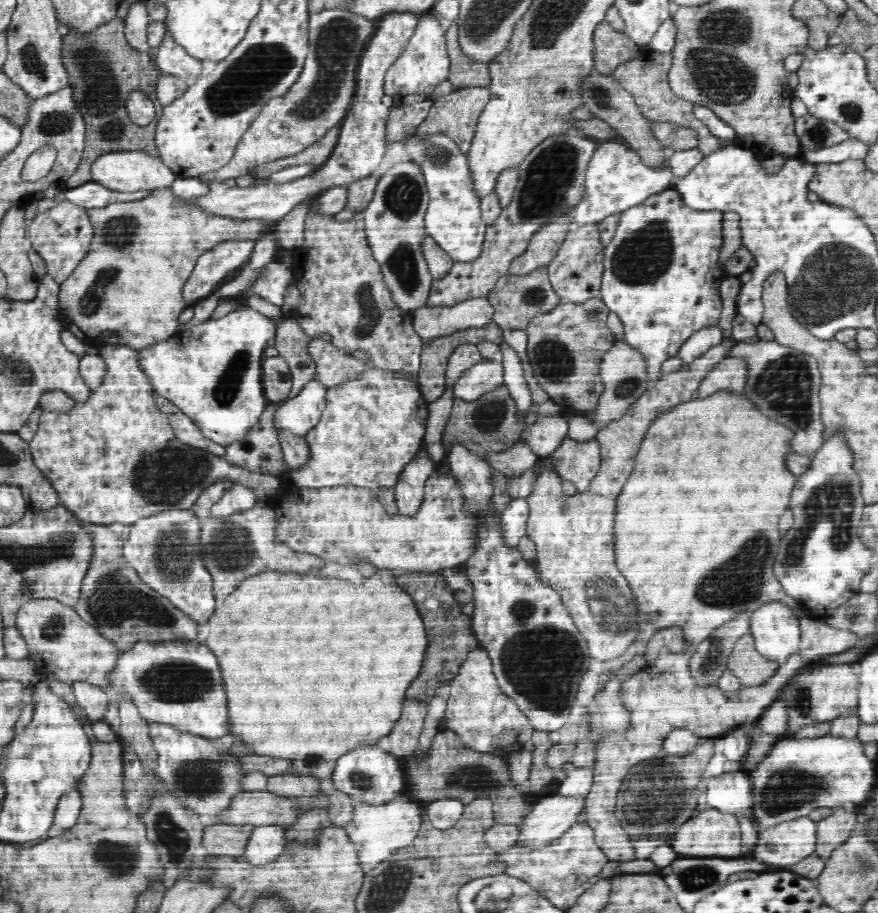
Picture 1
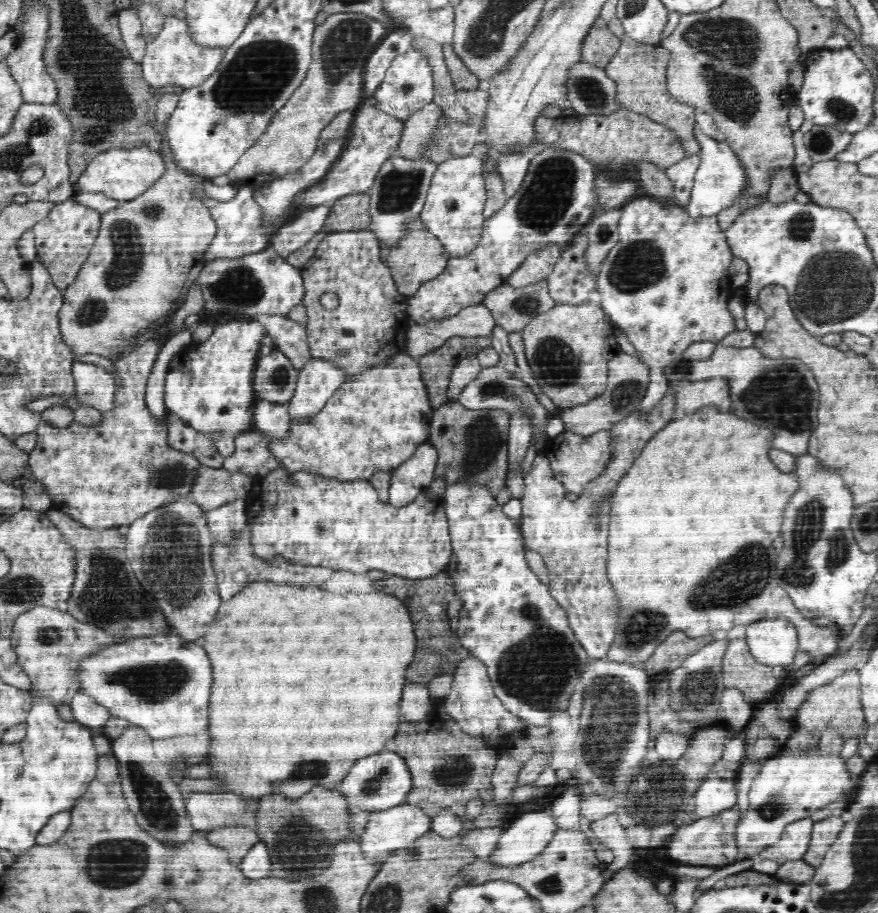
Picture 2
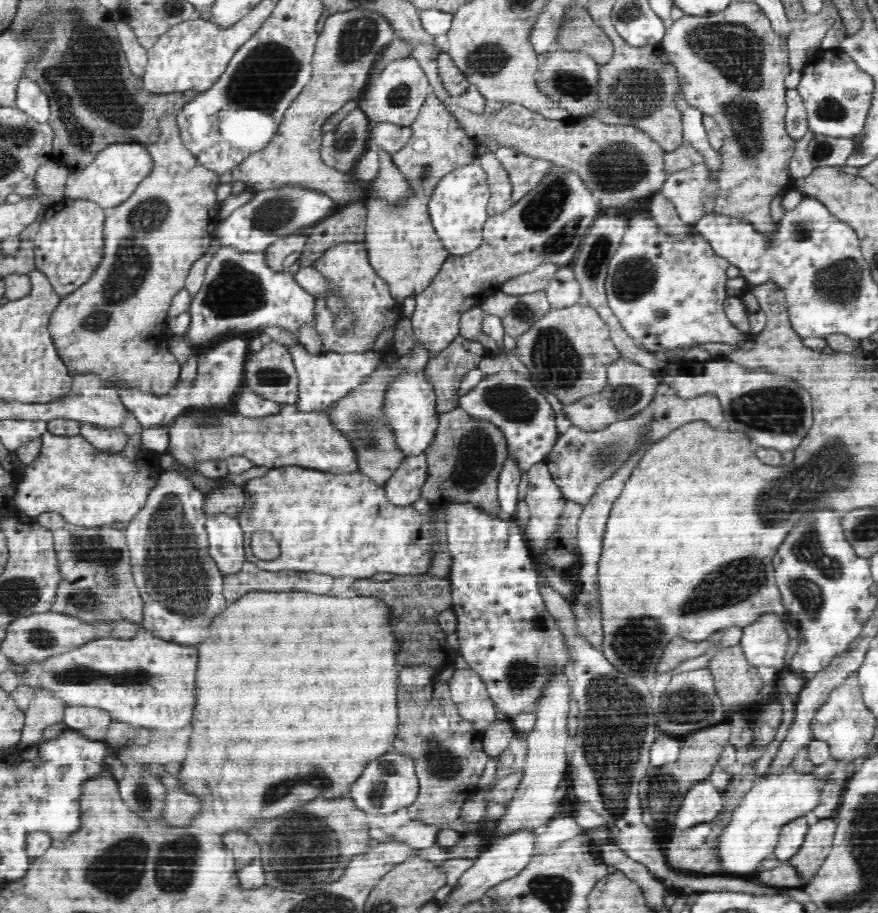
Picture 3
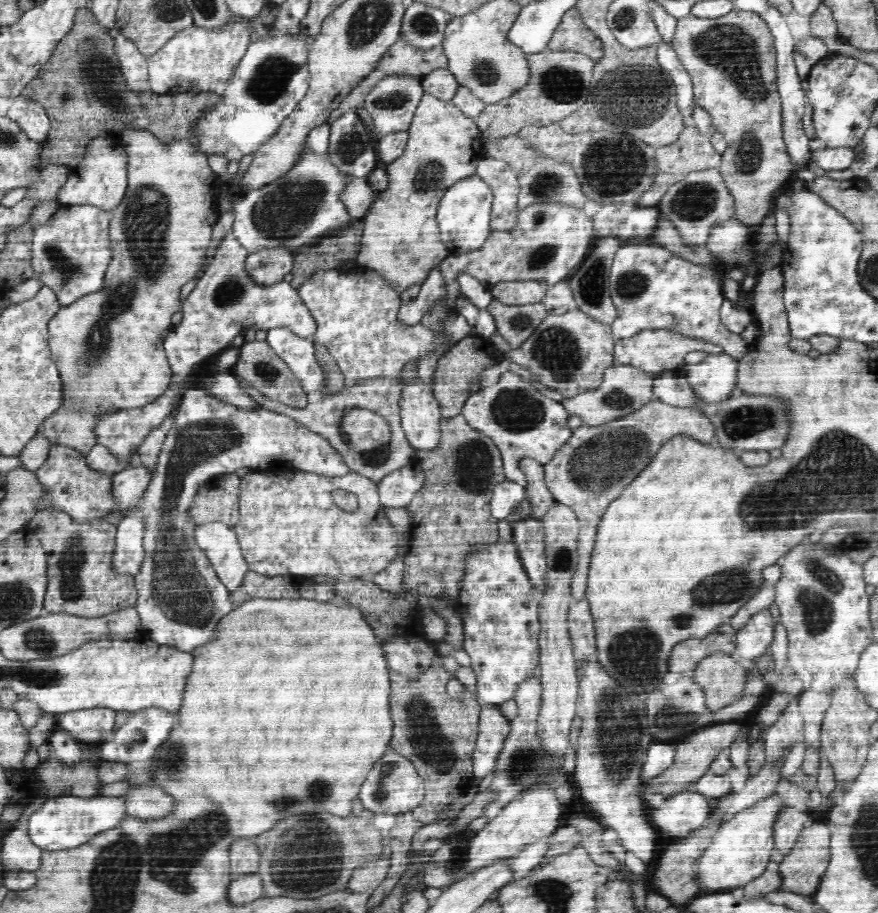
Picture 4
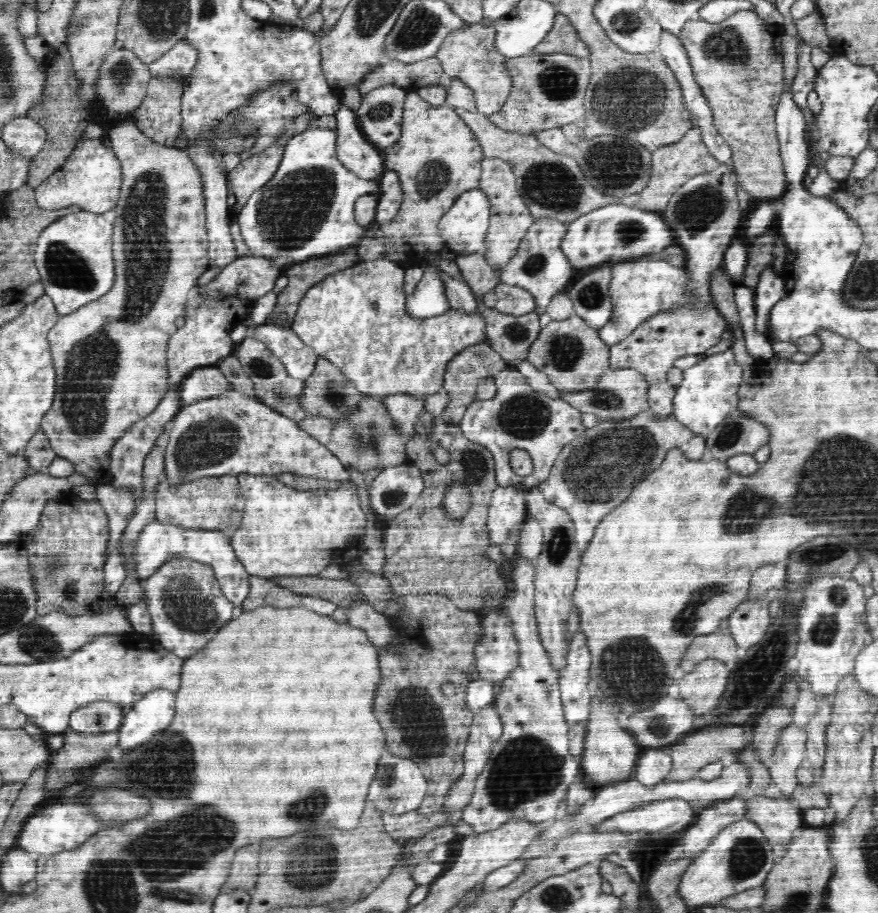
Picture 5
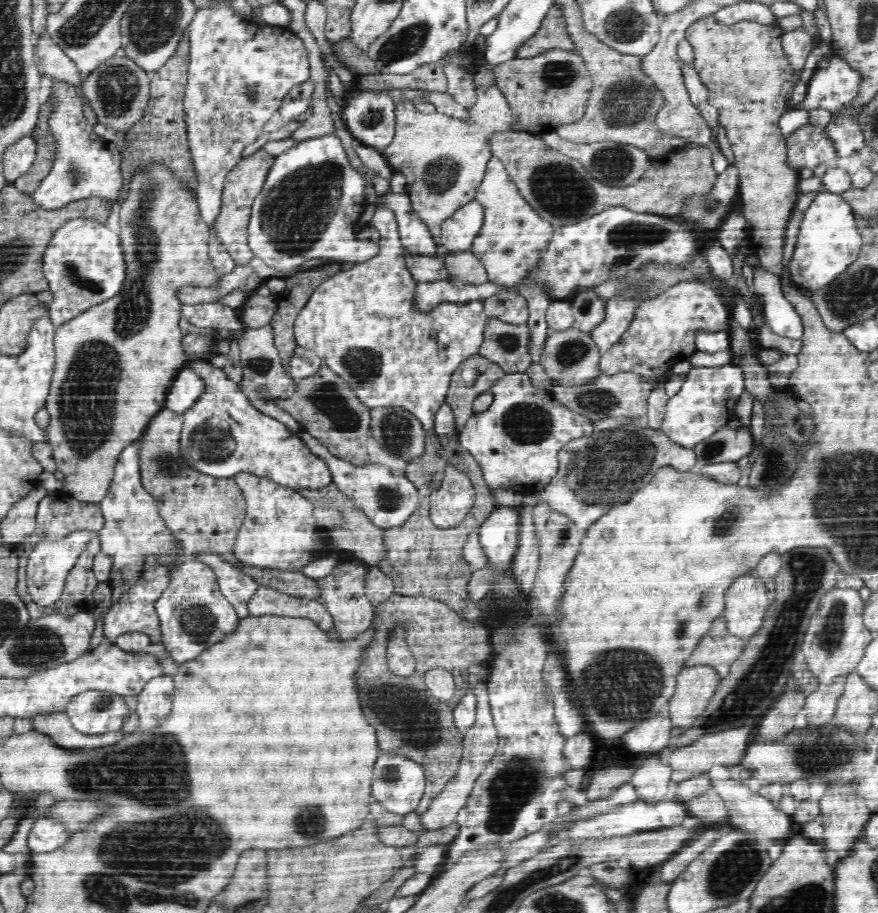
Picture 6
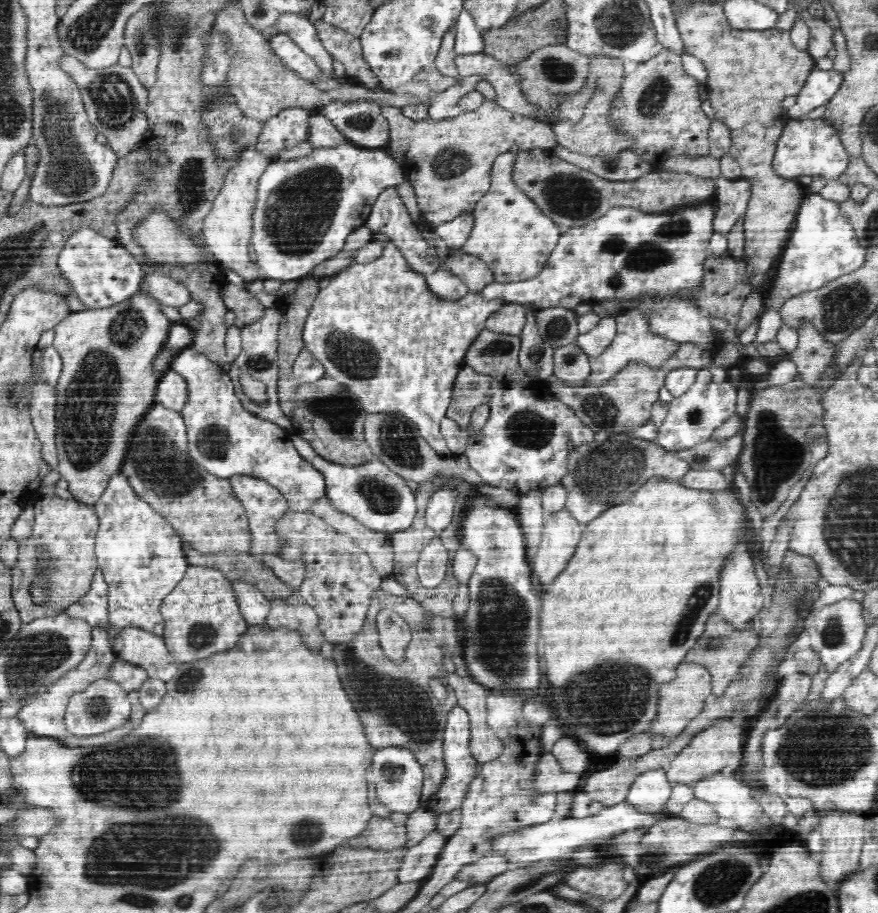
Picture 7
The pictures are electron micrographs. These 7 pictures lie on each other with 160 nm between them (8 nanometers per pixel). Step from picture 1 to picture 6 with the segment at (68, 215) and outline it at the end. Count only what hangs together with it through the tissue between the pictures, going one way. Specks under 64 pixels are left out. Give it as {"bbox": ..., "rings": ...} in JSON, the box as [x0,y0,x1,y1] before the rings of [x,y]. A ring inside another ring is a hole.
{"bbox":[42,209,126,327],"rings":[[[117,209],[109,210],[106,224],[90,218],[68,219],[51,235],[42,260],[47,289],[53,294],[47,313],[54,327],[62,326],[91,306],[114,298],[122,290],[123,279],[126,278],[126,264],[123,264],[122,245],[119,244]]]}

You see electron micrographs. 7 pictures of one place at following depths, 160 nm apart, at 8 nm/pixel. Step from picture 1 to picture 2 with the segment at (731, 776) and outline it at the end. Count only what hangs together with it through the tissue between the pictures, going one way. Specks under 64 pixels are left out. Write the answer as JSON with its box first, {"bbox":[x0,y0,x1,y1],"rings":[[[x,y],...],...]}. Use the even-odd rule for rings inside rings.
{"bbox":[694,776,736,820],"rings":[[[709,776],[694,793],[694,820],[704,816],[714,816],[718,810],[732,809],[736,804],[736,794],[728,780]]]}

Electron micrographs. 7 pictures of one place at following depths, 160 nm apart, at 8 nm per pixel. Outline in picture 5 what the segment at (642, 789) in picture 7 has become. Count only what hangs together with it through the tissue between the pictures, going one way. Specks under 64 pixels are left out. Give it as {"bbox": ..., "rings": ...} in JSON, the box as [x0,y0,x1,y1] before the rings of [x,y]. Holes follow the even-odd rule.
{"bbox":[634,748,673,788],"rings":[[[658,748],[658,750],[646,750],[642,758],[638,760],[634,779],[648,788],[654,784],[660,784],[667,780],[667,774],[672,770],[673,762],[668,748]]]}

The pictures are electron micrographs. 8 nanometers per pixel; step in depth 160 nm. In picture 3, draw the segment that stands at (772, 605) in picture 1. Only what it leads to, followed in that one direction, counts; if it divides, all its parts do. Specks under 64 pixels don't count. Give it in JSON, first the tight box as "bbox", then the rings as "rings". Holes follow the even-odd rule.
{"bbox":[740,613,788,669],"rings":[[[768,613],[743,629],[740,644],[750,664],[785,669],[788,634],[783,621],[778,615]]]}

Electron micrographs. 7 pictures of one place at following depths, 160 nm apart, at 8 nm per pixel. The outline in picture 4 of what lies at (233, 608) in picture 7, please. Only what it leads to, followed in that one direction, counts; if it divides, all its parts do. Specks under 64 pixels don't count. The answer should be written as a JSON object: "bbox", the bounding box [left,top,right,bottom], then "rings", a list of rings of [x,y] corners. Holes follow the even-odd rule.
{"bbox":[134,384,351,652],"rings":[[[189,384],[183,392],[158,458],[156,473],[141,499],[139,514],[143,524],[143,562],[134,576],[138,591],[134,608],[138,611],[142,628],[148,631],[154,642],[192,652],[210,640],[213,630],[232,610],[233,605],[230,591],[222,584],[205,551],[197,545],[197,524],[188,513],[194,504],[197,490],[210,479],[234,473],[238,468],[250,468],[255,473],[270,470],[273,474],[295,469],[329,477],[342,477],[351,470],[324,435],[311,431],[297,420],[261,407],[241,410],[207,395],[196,384]]]}

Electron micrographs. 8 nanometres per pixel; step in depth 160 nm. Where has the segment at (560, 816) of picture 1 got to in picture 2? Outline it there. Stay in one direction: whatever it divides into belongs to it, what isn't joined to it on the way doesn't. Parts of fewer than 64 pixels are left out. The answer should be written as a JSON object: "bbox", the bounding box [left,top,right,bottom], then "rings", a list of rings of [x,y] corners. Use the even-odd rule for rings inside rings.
{"bbox":[488,810,558,867],"rings":[[[550,810],[522,812],[500,836],[488,861],[504,867],[531,862],[553,840],[558,825]]]}

